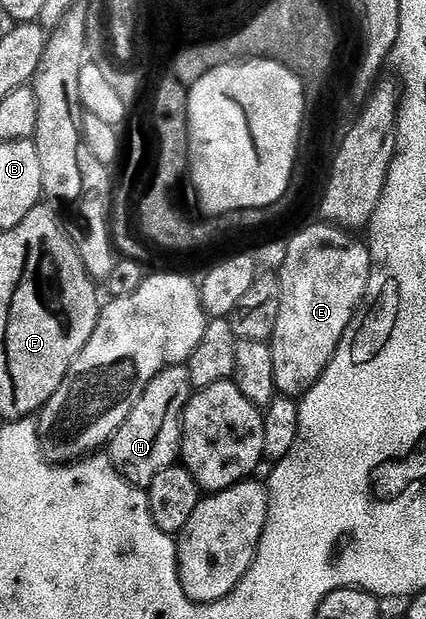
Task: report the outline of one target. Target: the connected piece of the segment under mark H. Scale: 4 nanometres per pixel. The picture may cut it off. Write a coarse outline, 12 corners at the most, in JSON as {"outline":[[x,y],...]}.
{"outline":[[187,365],[167,366],[142,392],[106,450],[146,488],[177,465]]}

